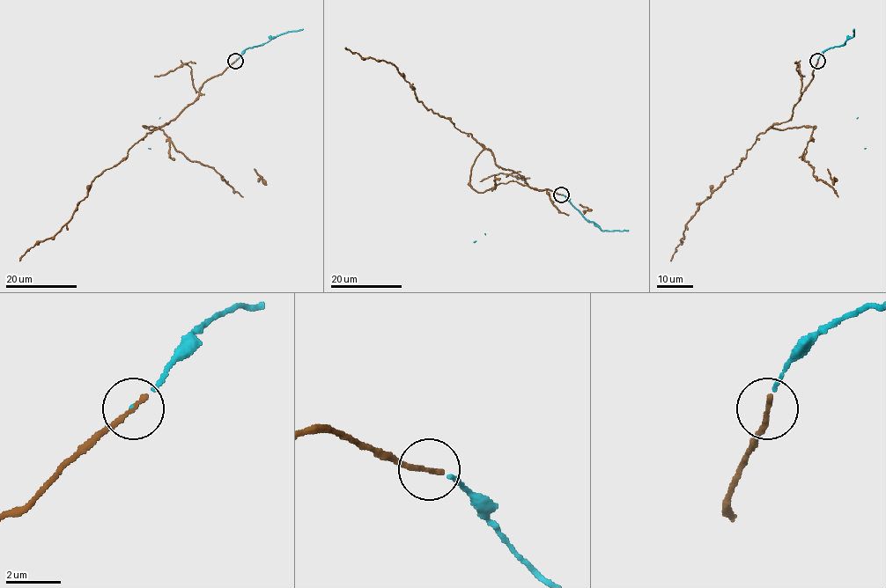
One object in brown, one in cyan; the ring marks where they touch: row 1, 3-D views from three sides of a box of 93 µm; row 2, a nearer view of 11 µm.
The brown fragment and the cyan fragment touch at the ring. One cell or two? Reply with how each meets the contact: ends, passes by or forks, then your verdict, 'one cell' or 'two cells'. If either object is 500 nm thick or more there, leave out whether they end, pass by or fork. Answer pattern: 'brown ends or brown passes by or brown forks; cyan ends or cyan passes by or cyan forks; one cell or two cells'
brown ends; cyan ends; two cells

